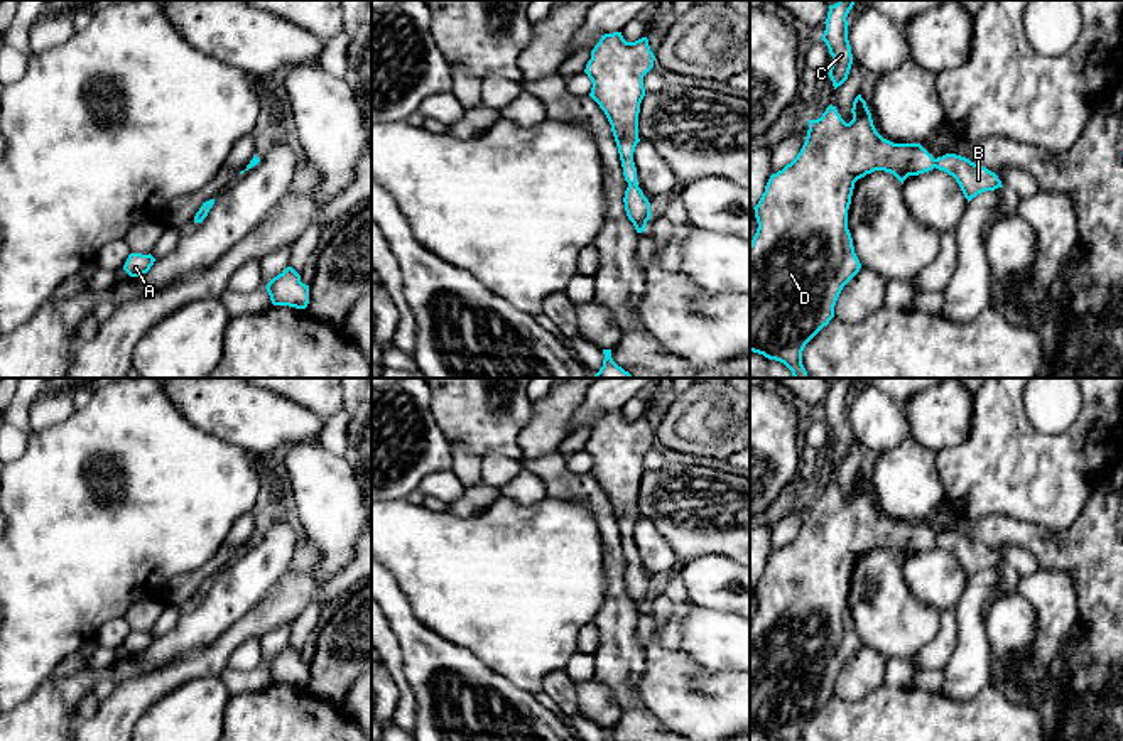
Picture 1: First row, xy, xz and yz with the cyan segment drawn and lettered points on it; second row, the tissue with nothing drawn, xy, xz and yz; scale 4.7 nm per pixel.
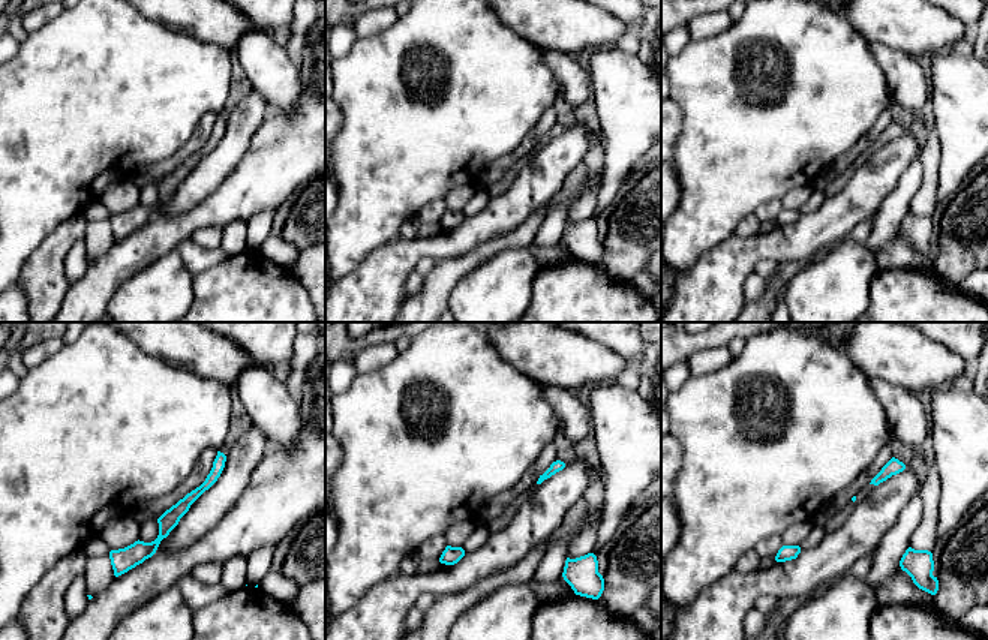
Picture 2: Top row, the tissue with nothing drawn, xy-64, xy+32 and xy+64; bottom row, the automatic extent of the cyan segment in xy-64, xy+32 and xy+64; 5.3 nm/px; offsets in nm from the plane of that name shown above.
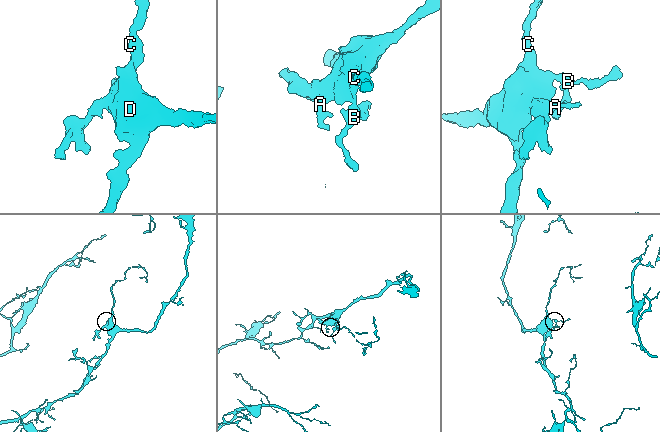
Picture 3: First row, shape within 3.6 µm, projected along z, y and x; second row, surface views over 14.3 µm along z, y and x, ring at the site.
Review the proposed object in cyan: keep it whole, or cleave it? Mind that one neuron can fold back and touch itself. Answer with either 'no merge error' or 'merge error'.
no merge error

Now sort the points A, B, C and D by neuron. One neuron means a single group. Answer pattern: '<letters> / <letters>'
A B C D

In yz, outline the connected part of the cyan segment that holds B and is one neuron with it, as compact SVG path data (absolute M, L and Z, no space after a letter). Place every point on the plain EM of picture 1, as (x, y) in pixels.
M861 473L854 476L851 491L853 498L846 501L836 484L829 483L821 496L809 498L800 530L782 549L770 554L765 571L753 586L758 606L750 621L750 729L768 738L802 741L806 722L834 695L834 684L843 665L861 646L848 608L848 587L858 557L875 549L885 549L903 562L909 554L919 554L936 545L956 557L968 581L985 569L1003 565L995 550L966 535L946 532L934 537L920 522L893 522L883 517L876 510Z

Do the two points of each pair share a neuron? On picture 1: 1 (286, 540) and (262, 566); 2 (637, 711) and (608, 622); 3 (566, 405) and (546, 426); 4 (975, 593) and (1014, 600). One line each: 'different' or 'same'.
1: same
2: same
3: same
4: different

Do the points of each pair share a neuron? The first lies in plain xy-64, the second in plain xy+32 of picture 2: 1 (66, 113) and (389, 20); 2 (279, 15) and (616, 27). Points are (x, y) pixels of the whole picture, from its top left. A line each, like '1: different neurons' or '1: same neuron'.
1: different neurons
2: different neurons

